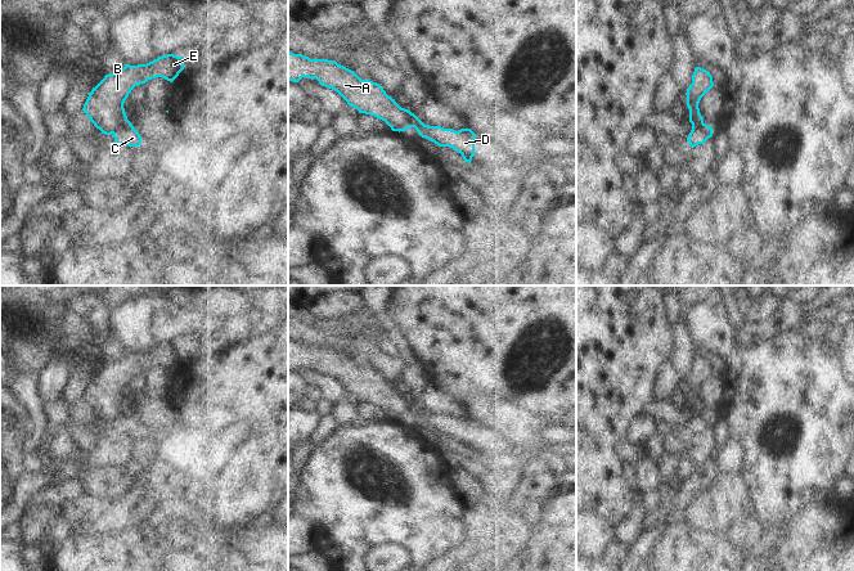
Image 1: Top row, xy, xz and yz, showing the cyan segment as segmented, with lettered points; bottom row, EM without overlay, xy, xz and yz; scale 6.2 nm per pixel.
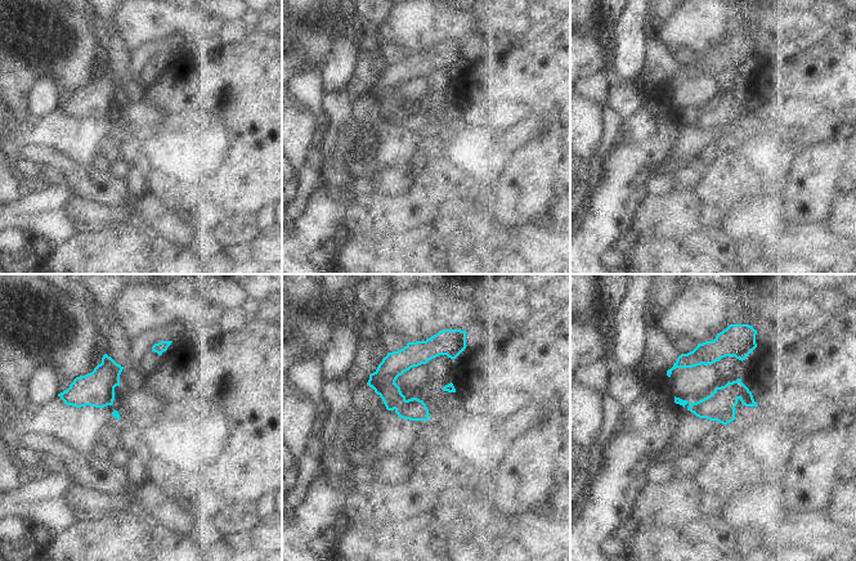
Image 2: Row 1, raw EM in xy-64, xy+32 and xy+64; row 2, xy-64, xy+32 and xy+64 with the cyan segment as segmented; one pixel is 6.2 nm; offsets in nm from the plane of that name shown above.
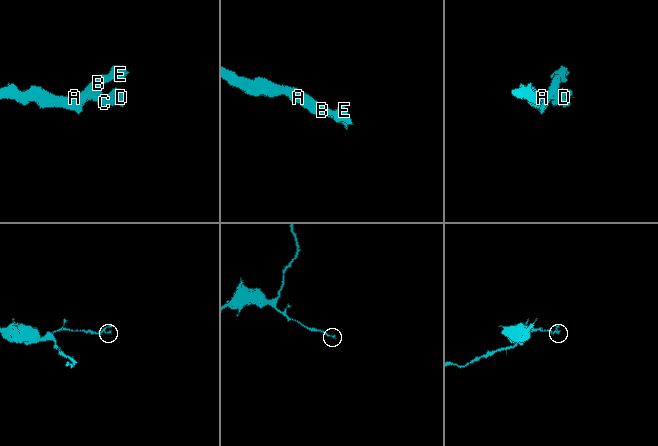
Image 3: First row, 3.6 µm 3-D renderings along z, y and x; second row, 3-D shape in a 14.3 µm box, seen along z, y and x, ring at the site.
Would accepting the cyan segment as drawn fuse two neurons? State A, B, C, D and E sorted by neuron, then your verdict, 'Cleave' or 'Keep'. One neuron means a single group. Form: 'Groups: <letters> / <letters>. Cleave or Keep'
Groups: A B E / C D. Cleave.

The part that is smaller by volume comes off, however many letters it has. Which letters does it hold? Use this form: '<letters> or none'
C, D

